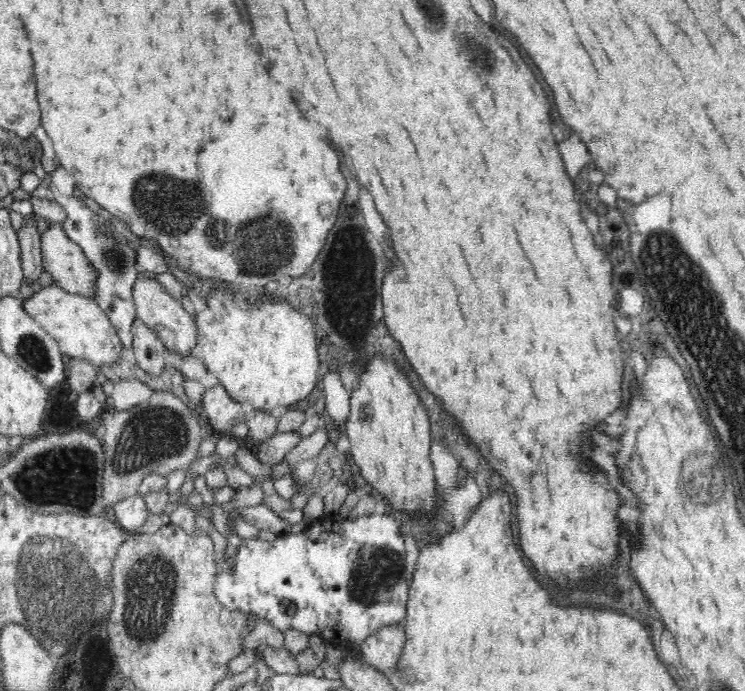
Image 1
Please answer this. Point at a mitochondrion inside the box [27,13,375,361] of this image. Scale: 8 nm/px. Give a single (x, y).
(263, 244)

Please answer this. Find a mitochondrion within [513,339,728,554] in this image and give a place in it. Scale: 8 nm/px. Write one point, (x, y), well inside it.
(693, 494)

